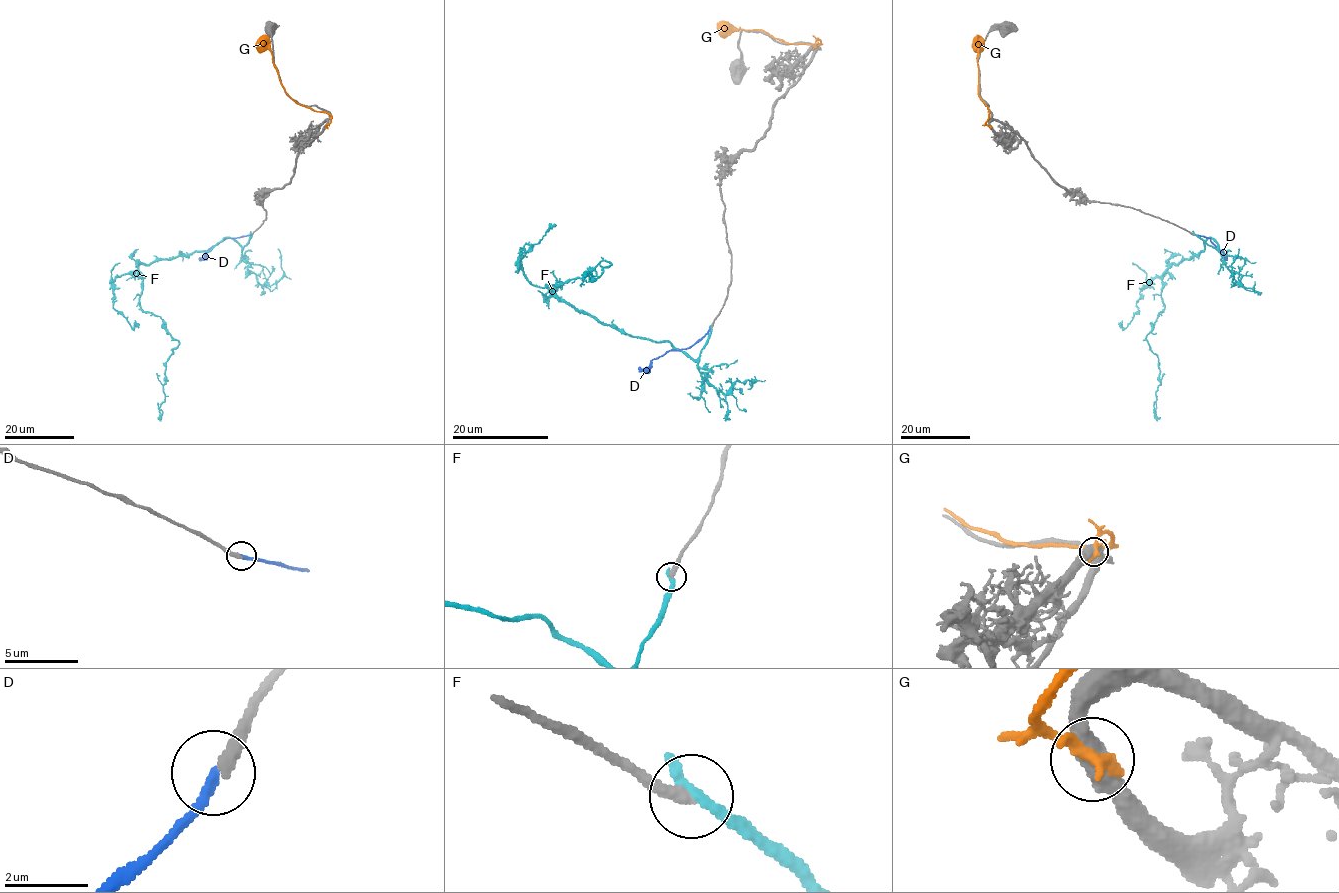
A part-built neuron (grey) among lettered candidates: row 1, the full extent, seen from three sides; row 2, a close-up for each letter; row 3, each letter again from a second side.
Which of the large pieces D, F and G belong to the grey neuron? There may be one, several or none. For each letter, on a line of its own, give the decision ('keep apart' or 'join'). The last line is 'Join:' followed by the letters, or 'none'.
D: join
F: keep apart
G: keep apart
Join: D

